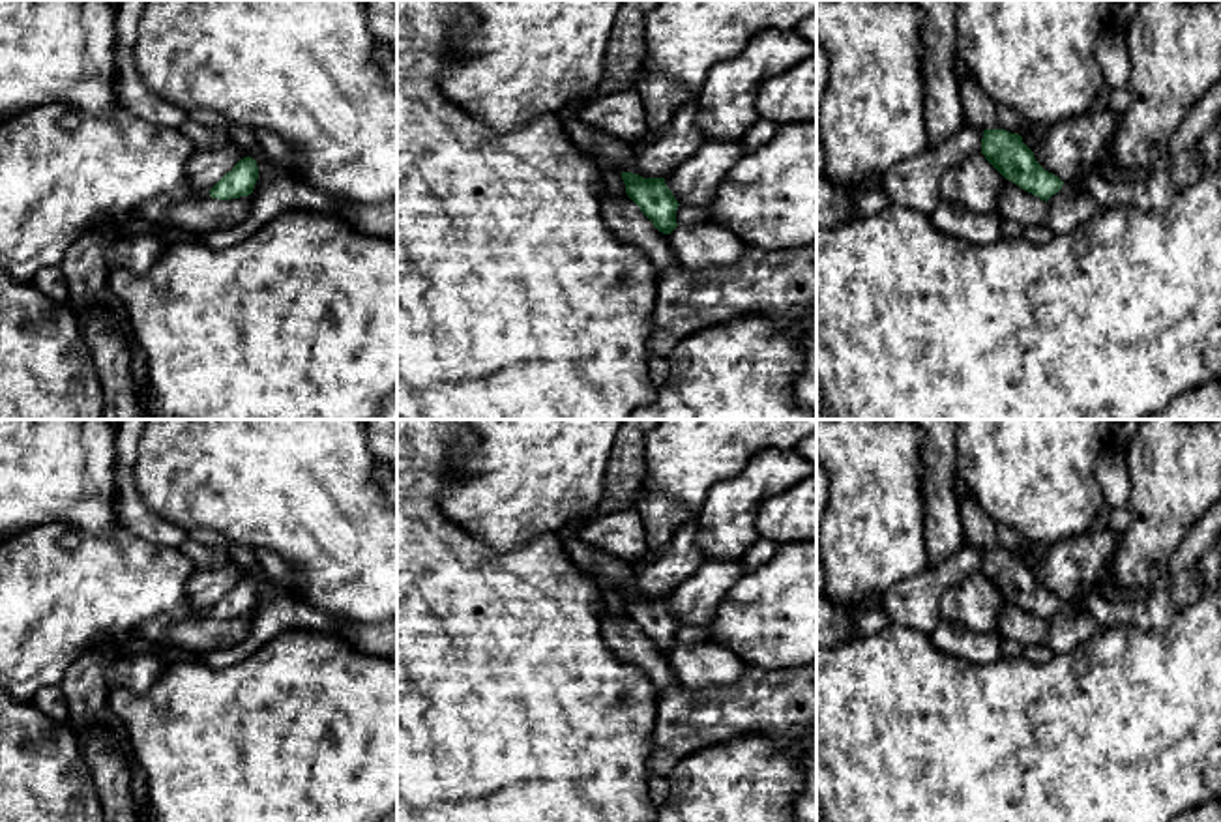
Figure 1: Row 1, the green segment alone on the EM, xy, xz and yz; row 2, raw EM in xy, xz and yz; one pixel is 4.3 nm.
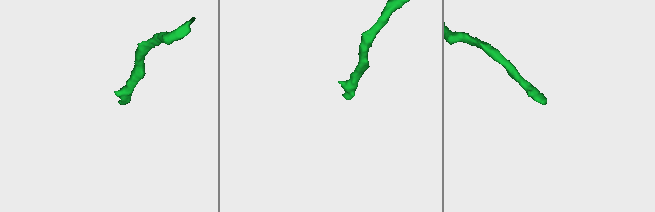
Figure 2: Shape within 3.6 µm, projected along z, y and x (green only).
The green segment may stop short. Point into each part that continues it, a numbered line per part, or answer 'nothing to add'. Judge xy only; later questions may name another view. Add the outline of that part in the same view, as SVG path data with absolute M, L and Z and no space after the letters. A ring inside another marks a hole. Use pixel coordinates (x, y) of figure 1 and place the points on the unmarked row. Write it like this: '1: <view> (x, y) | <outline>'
nothing to add

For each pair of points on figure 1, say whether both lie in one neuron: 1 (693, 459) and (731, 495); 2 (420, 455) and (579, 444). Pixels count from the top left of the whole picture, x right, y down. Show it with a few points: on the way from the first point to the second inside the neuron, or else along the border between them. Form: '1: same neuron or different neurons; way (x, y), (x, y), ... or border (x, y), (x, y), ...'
1: different neurons; border (753, 455), (735, 476), (718, 482), (693, 515)
2: different neurons; border (456, 444), (452, 470), (437, 495)

